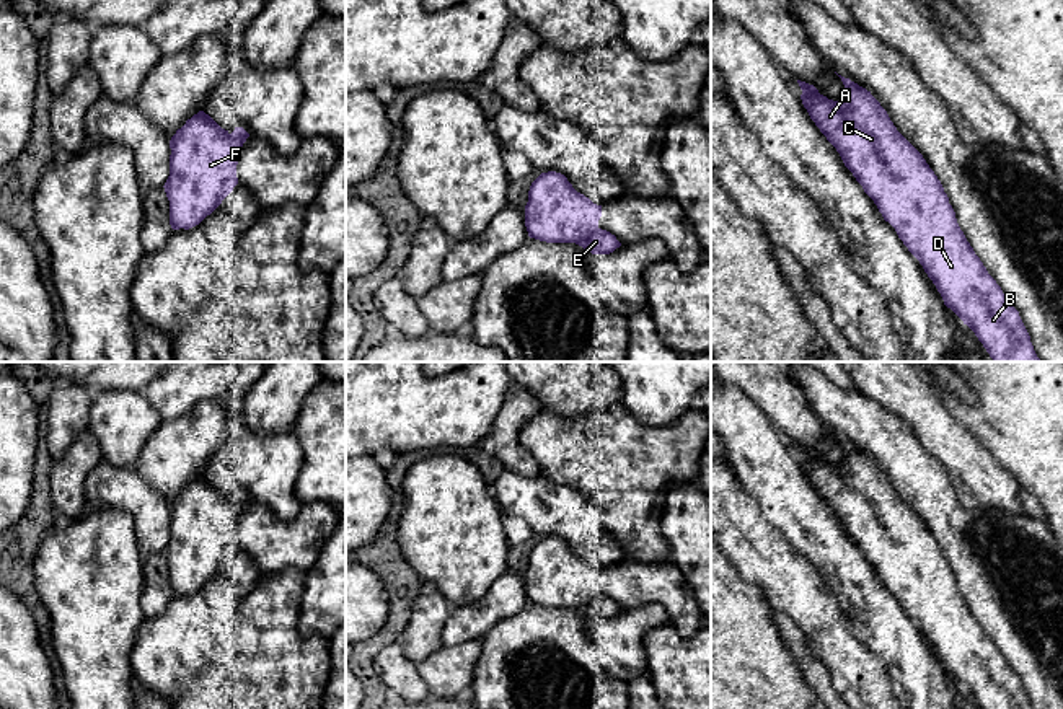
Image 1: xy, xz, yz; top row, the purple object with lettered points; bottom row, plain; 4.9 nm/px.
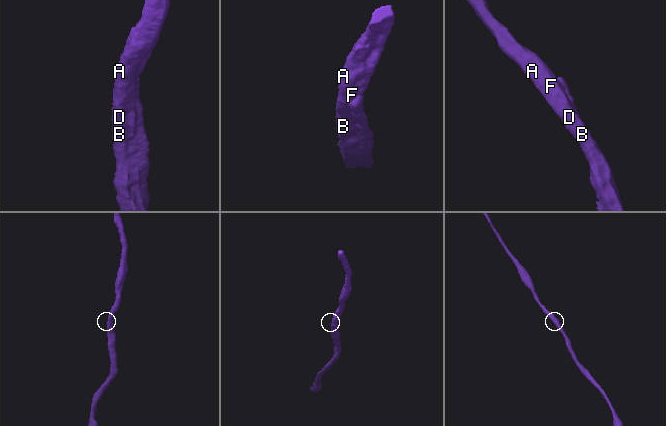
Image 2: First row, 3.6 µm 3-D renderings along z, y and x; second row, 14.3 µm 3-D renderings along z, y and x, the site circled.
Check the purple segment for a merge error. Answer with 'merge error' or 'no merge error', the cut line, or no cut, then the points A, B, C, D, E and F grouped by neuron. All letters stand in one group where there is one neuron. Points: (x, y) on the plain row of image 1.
no merge error; no cut; A B C D E F

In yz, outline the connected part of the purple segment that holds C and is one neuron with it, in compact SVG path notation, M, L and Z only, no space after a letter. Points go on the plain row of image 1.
M838 442L845 450L841 466L828 465L814 450L797 445L802 469L874 566L884 585L895 593L898 603L920 626L944 670L975 698L981 709L1032 709L1019 676L967 606L941 546L923 520L897 495L871 456L849 443Z

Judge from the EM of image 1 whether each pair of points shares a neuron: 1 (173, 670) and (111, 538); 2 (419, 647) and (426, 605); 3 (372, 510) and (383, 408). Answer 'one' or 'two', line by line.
1: two
2: one
3: two

